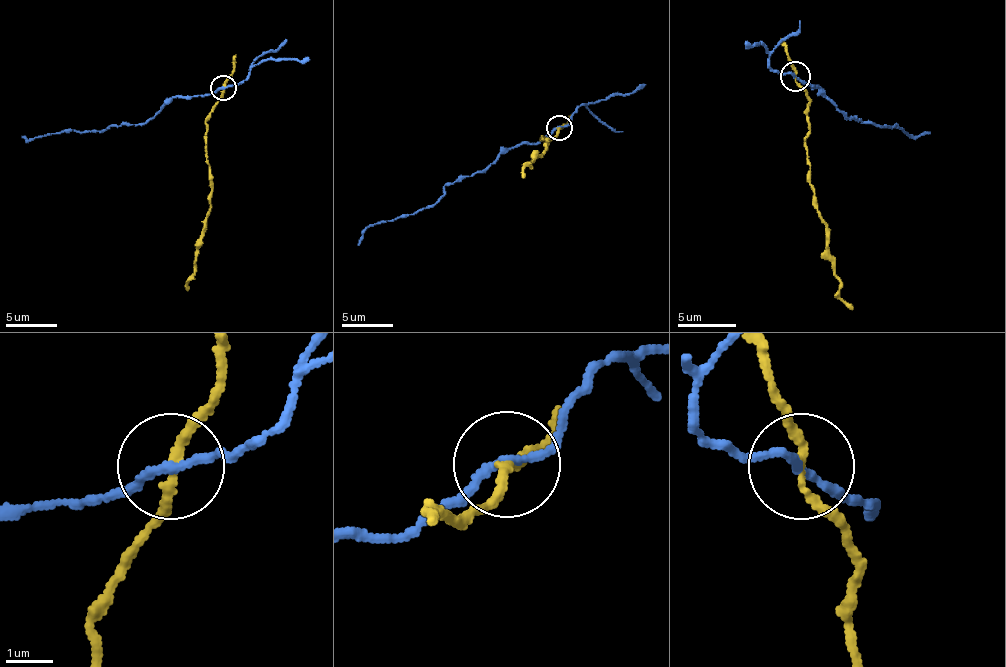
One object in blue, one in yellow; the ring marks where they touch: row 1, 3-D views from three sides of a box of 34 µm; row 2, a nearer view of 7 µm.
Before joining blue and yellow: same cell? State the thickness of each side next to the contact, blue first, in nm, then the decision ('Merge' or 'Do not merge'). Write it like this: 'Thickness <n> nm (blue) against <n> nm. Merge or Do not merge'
Thickness 170 nm (blue) against 170 nm. Do not merge

